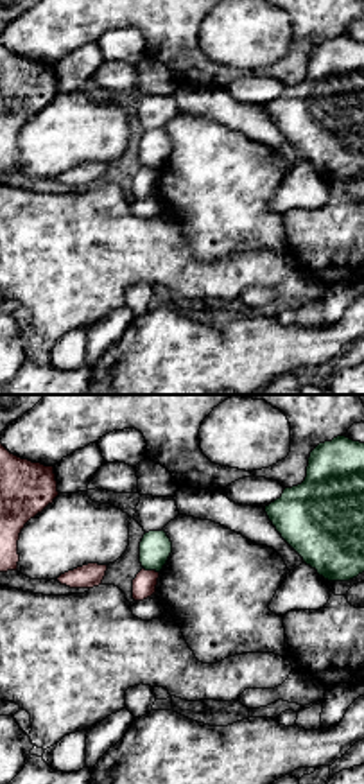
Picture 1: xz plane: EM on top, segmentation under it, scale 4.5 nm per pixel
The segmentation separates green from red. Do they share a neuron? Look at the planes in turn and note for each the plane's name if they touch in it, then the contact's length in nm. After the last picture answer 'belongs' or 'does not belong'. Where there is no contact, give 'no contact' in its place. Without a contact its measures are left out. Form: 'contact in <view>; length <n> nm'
contact in xz; length 80 nm

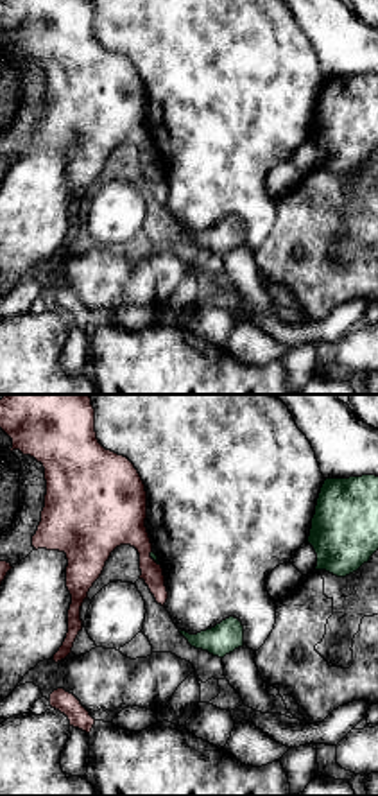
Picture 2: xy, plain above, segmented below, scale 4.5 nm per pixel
contact in xy; length 80 nm

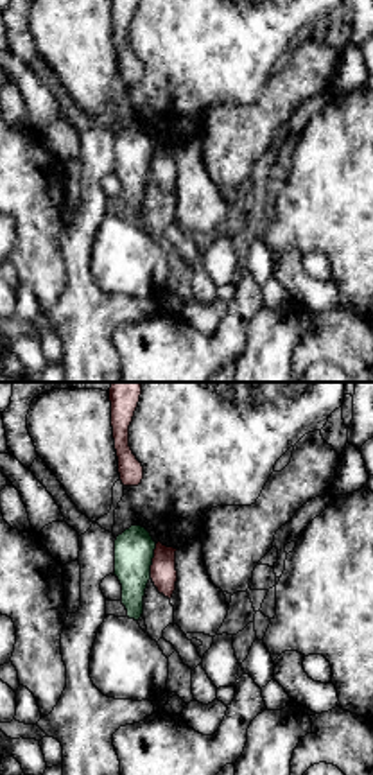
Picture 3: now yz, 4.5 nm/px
contact in yz; length 160 nm

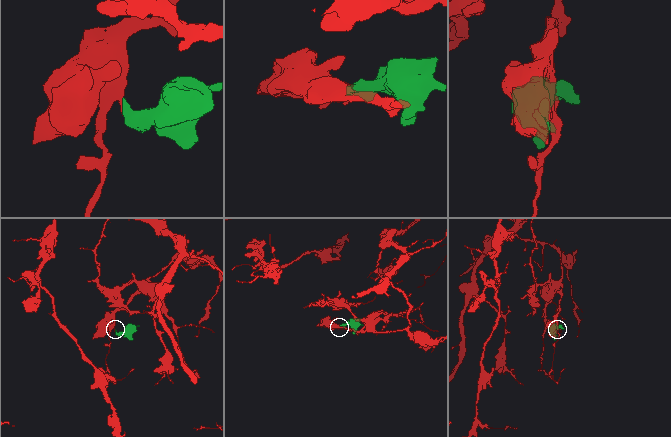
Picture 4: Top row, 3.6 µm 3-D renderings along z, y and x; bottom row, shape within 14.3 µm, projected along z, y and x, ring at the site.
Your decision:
does not belong

